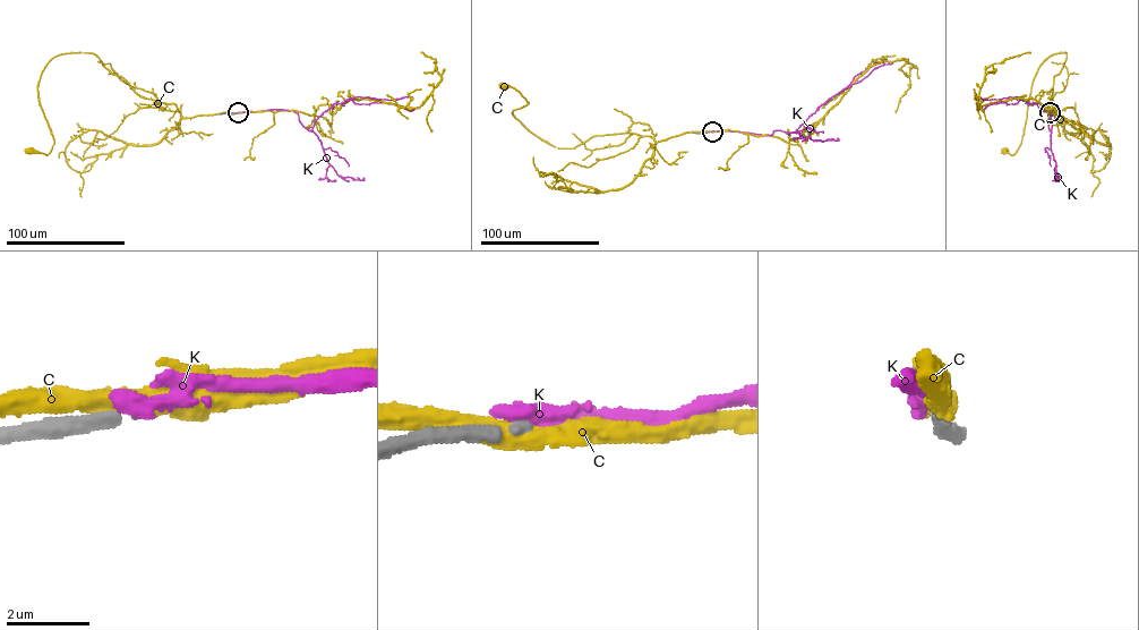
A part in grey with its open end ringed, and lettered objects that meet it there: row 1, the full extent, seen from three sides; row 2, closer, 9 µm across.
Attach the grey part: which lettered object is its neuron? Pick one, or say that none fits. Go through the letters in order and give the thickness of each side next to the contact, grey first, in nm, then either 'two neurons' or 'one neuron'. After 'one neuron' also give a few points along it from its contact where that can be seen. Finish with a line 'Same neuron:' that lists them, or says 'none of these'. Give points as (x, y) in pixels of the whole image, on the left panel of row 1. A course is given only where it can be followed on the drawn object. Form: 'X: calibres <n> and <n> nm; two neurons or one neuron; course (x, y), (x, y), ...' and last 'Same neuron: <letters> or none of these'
C: calibres 400 and 500 nm; two neurons
K: calibres 280 and 480 nm; two neurons
Same neuron: none of these

